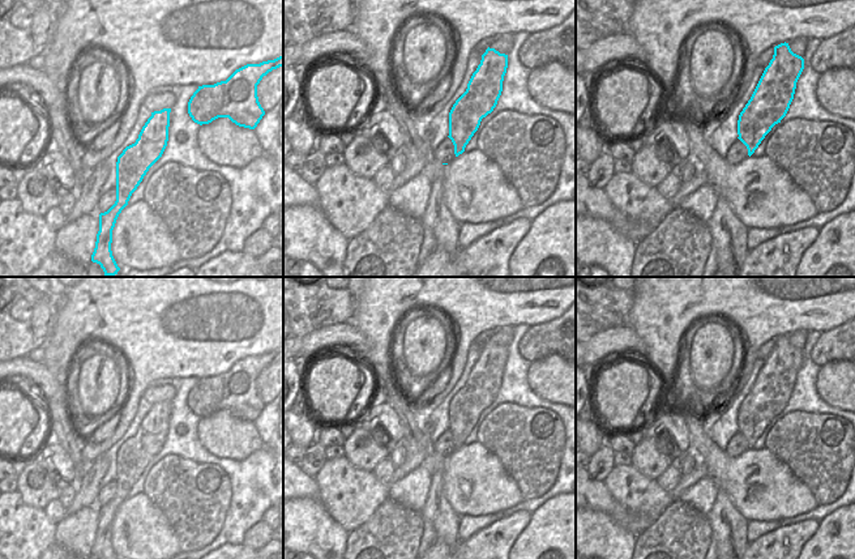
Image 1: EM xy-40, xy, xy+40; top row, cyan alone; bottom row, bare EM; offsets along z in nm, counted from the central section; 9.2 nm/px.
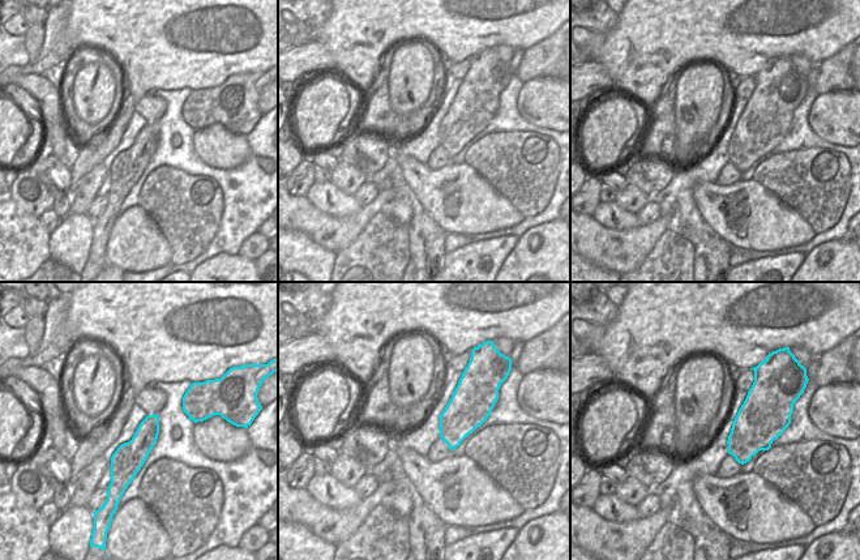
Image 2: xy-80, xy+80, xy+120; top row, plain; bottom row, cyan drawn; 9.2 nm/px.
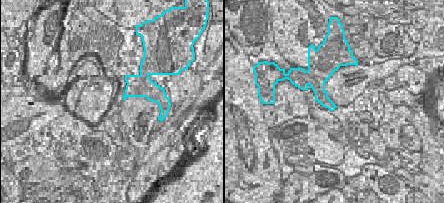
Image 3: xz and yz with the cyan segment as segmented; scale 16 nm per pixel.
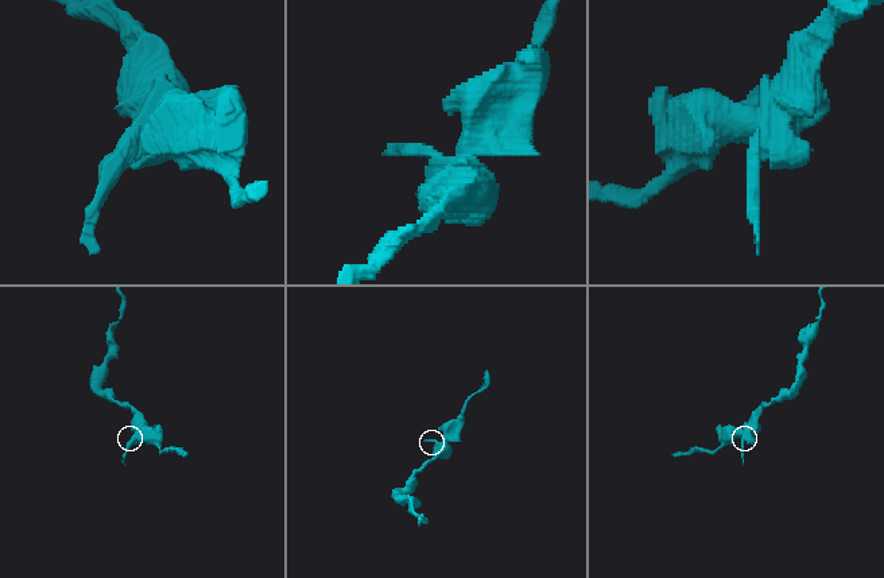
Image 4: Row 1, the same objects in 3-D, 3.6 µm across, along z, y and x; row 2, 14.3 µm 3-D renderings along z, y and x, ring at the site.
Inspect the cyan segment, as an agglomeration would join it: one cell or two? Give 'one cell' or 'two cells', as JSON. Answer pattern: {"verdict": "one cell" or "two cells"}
{"verdict": "two cells"}

